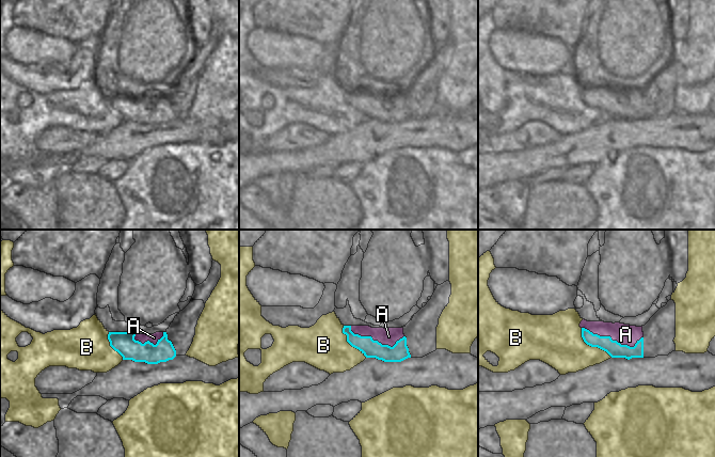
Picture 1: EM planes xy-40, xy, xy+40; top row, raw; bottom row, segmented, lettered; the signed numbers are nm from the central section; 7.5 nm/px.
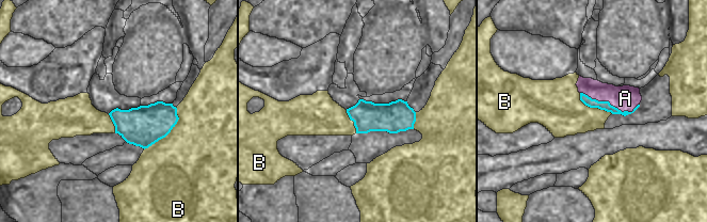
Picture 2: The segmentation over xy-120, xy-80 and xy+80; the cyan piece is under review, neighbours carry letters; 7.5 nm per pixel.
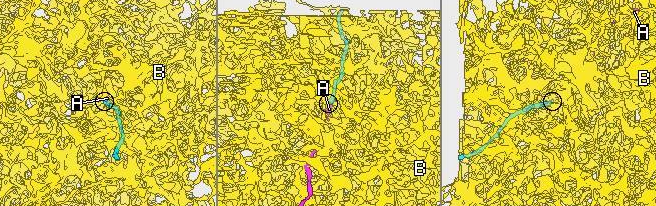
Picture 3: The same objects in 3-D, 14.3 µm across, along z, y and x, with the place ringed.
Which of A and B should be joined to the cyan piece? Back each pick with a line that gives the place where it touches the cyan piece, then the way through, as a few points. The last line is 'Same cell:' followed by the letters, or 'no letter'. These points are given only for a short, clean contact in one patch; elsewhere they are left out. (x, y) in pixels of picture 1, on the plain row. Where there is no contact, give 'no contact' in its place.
A: meets cyan in xy+40 at (610, 99); runs through xy+40 (615, 110), (615, 104), (610, 99), (621, 99), (625, 95)
Same cell: A

